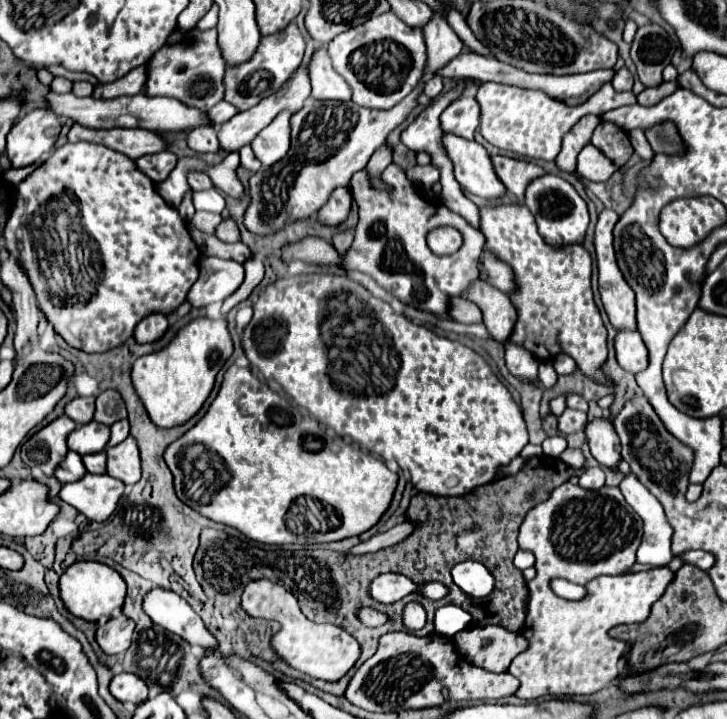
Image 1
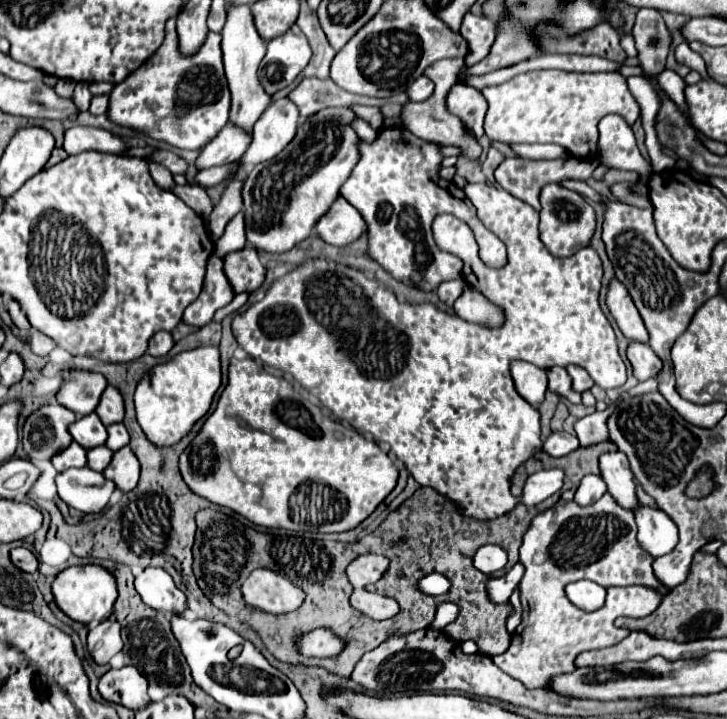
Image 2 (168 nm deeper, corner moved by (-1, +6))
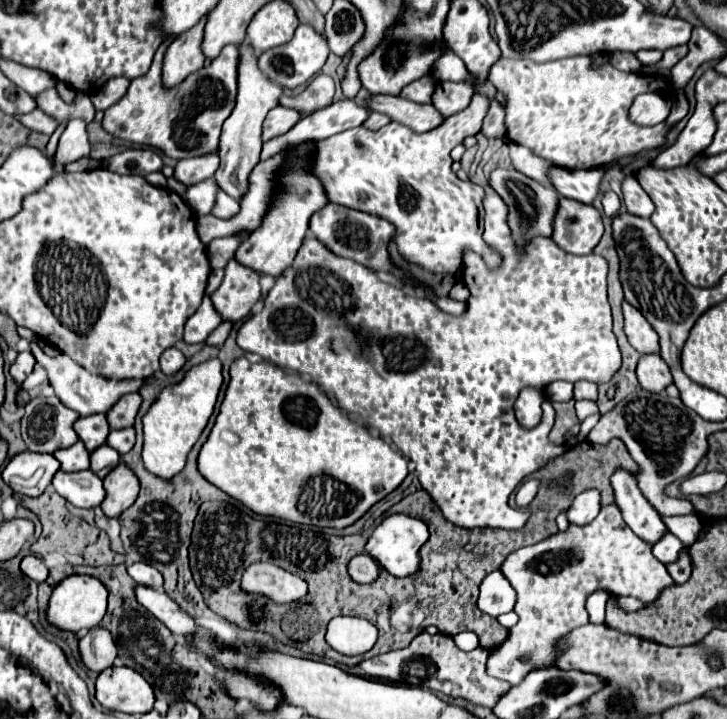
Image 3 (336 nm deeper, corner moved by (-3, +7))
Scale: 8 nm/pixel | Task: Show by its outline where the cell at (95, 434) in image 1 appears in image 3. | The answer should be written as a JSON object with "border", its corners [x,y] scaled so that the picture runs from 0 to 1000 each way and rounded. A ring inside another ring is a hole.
{"border":[[[121,577],[121,580],[110,580],[102,588],[102,599],[107,602],[107,608],[113,611],[113,616],[118,619],[121,627],[135,624],[138,619],[146,616],[146,608],[151,602],[146,577]]]}

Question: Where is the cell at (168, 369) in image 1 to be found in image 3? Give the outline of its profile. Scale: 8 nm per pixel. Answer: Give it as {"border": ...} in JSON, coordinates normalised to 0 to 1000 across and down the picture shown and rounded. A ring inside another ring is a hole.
{"border":[[[292,497],[259,513],[248,533],[228,535],[217,547],[215,558],[206,563],[204,574],[195,580],[195,597],[198,597],[195,638],[206,658],[234,666],[250,655],[250,650],[256,647],[259,627],[272,613],[278,597],[283,594],[294,572],[303,535],[305,535],[305,505],[303,499]]]}

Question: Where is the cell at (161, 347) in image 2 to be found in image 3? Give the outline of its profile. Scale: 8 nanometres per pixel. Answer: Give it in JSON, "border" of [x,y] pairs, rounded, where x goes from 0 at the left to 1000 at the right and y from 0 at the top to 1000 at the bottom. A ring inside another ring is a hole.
{"border":[[[231,483],[231,485],[223,491],[223,497],[220,497],[220,510],[223,510],[223,516],[226,516],[228,522],[239,522],[253,505],[256,505],[256,497],[253,497],[250,488],[242,485],[242,483]]]}

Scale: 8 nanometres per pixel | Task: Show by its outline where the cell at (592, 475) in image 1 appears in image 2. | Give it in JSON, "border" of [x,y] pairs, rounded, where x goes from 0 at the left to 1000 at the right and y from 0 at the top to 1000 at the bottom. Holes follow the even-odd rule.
{"border":[[[809,659],[806,665],[801,665],[801,670],[790,687],[790,698],[795,704],[809,704],[809,701],[820,698],[823,693],[828,693],[831,684],[834,684],[834,673],[831,673],[828,662]]]}

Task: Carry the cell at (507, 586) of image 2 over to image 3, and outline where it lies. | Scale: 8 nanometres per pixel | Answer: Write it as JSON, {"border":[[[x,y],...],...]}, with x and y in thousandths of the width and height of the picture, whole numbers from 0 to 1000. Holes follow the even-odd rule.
{"border":[[[680,794],[669,800],[669,805],[660,814],[657,844],[671,855],[685,858],[691,853],[704,850],[707,839],[710,839],[710,822],[702,816],[702,808],[693,803],[693,797]]]}

